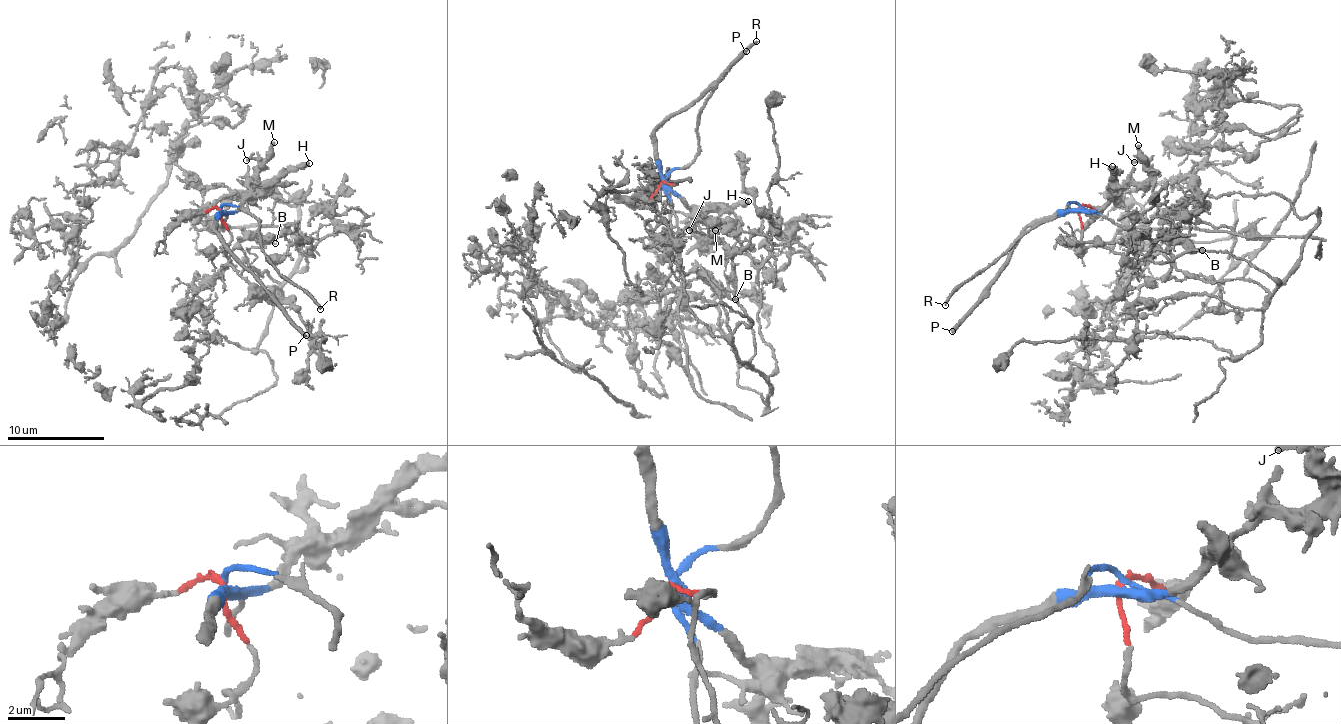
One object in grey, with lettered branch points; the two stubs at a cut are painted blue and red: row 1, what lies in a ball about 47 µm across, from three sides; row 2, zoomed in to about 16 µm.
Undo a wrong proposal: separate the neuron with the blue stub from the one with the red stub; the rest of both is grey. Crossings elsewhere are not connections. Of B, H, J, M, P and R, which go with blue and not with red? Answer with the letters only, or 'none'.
H, J, M, P, R

